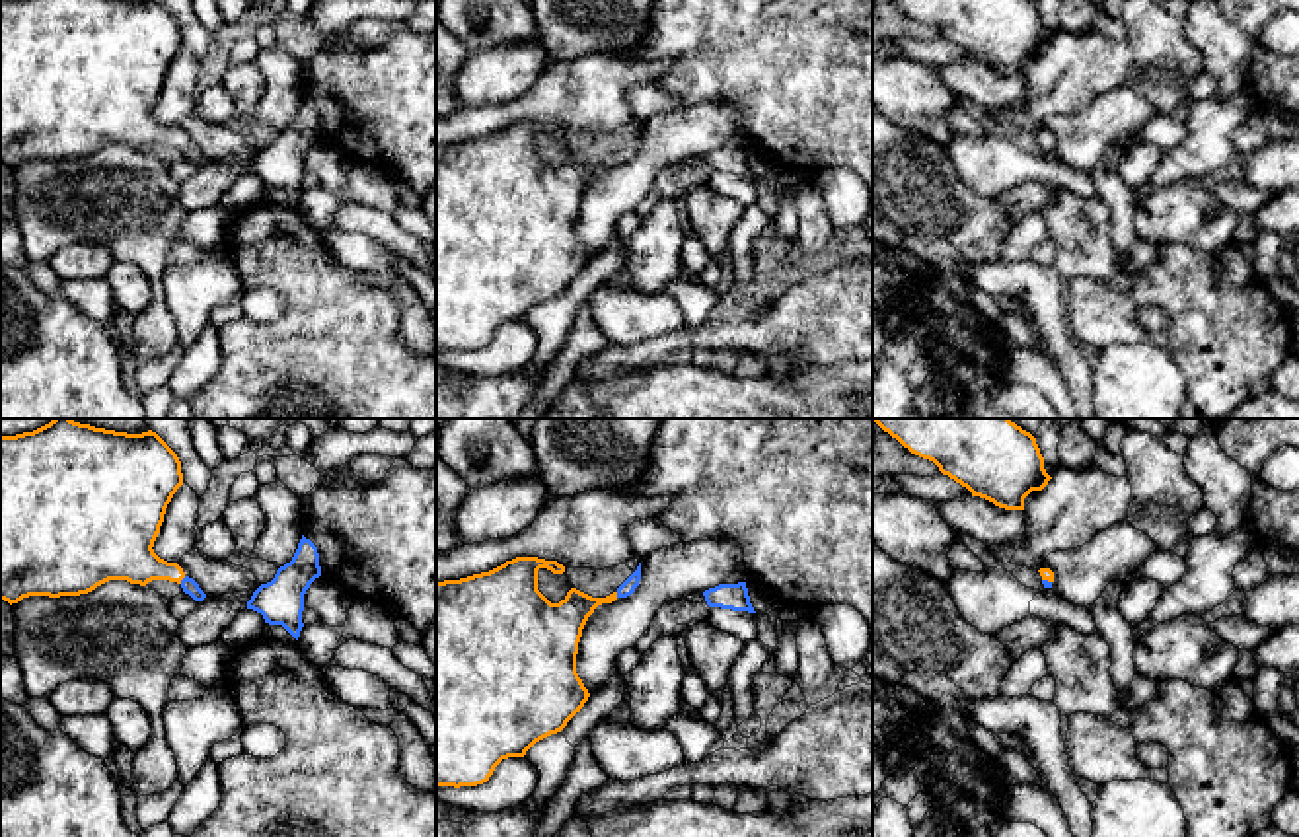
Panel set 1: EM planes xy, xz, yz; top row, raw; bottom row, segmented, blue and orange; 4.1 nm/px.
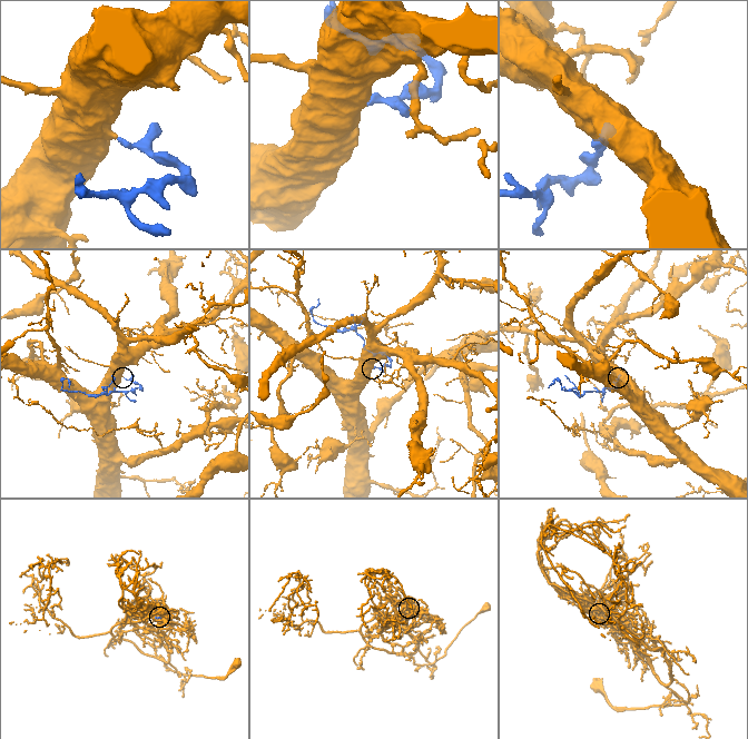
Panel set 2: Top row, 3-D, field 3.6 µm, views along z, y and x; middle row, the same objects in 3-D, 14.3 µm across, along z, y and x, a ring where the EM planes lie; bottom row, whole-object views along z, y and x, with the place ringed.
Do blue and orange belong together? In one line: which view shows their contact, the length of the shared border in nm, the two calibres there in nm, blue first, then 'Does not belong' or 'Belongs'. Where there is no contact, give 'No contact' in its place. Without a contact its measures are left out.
Touches blue in xy. Shared border 40 nm. Thickness 70 nm (blue) against 200 nm. Belongs

